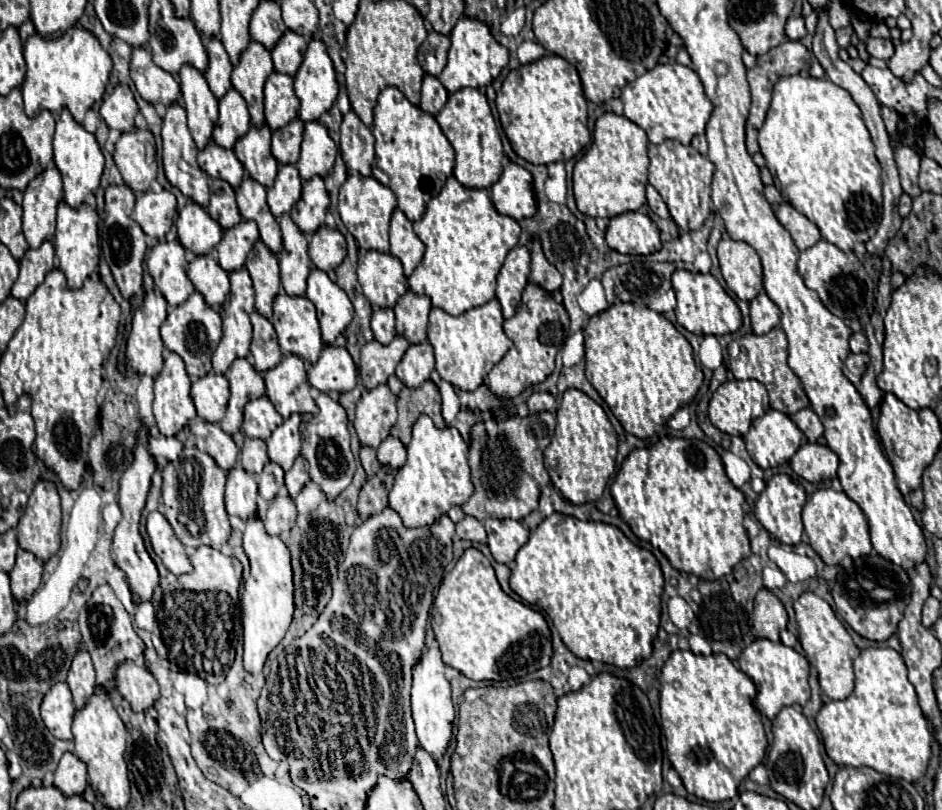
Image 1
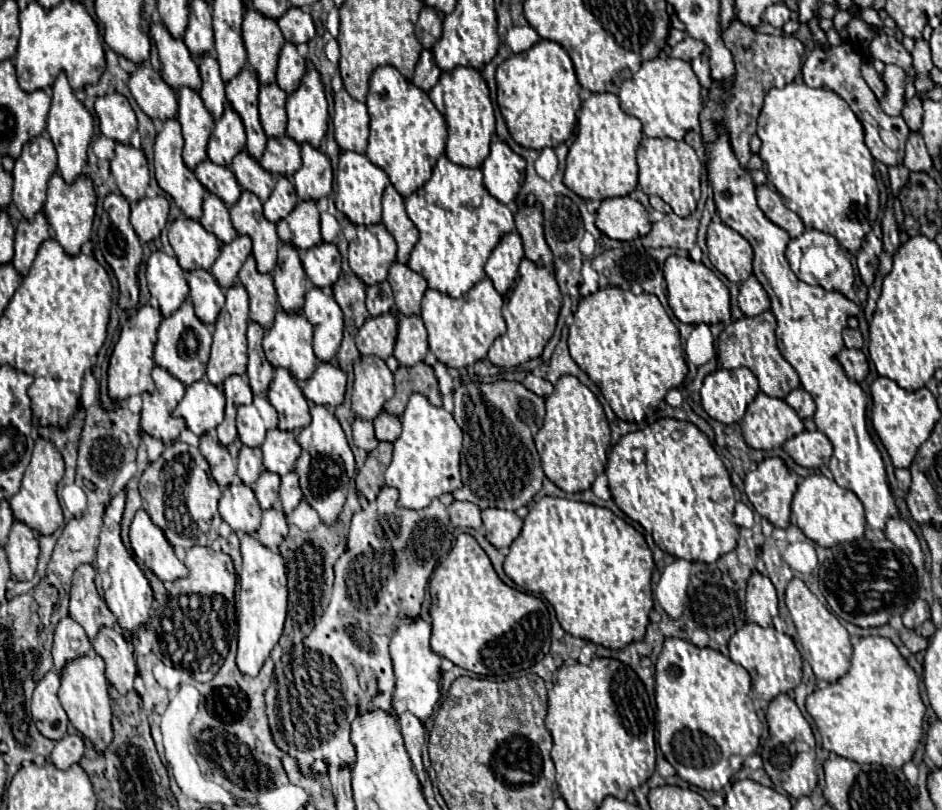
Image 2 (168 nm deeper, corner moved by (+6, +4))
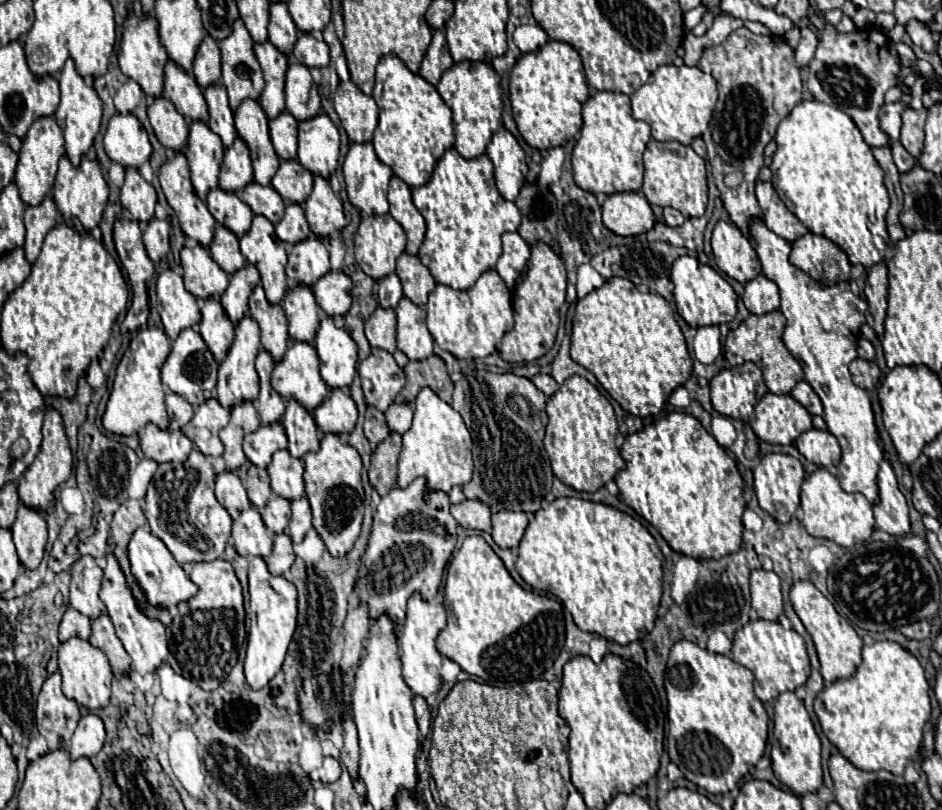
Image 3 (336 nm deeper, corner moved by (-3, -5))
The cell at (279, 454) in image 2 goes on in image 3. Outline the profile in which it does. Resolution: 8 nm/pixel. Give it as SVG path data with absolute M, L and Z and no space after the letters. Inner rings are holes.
M288 449L274 453L268 475L276 495L282 495L290 501L304 495L304 463L298 457L292 457Z

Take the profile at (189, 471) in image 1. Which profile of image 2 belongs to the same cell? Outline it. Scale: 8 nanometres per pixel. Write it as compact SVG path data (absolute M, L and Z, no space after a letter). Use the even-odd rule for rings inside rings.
M179 440L165 446L163 454L147 466L139 480L141 498L147 504L147 514L159 526L171 546L211 546L219 538L219 524L223 522L217 512L221 490L209 474L209 464L199 448Z

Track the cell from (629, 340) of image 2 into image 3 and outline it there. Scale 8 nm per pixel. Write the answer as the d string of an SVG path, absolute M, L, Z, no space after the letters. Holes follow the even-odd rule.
M612 277L600 289L594 289L578 301L570 355L578 365L596 375L598 383L612 395L612 399L618 401L624 411L640 419L656 417L664 409L672 391L684 385L692 375L692 359L688 355L684 335L674 319L674 309L670 303L656 293L640 293L634 283L618 277Z

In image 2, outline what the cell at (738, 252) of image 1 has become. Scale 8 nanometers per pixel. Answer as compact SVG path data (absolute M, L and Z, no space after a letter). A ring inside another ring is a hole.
M713 220L707 228L707 250L711 264L731 282L741 284L749 278L753 248L741 234L725 226L721 220Z

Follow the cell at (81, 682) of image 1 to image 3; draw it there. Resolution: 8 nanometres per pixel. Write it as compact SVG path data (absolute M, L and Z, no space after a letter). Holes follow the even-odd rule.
M72 607L66 611L66 615L62 617L62 623L60 623L60 641L68 641L70 637L80 637L84 641L90 639L90 619L86 619L82 613L74 611Z

